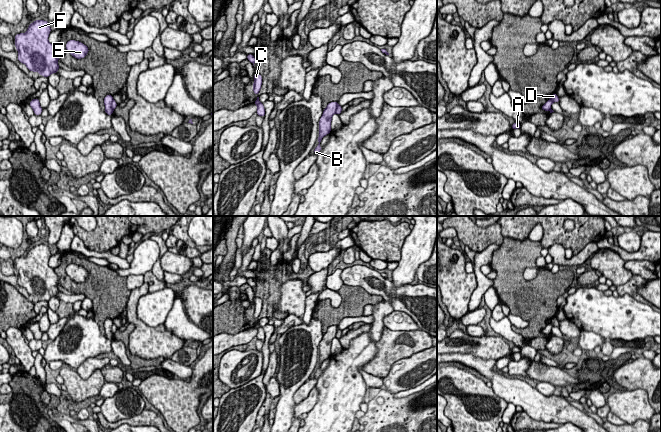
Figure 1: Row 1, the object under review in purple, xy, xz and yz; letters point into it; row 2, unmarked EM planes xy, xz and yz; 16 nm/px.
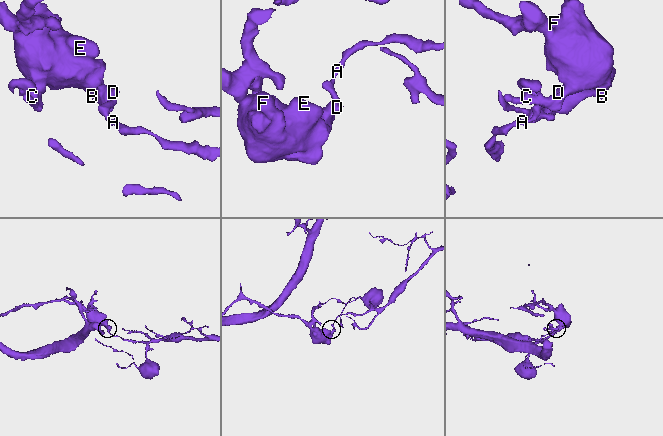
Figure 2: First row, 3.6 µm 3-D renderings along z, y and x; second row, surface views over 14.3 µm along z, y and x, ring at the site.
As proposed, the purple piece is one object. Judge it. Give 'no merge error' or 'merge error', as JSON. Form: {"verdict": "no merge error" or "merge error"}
{"verdict": "merge error"}

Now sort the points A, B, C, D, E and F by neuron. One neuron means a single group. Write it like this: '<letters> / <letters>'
A D / B C E F

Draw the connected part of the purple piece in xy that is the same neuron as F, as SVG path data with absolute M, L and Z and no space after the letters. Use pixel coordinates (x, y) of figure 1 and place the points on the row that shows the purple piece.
M35 20L25 33L15 35L17 59L29 71L38 72L43 77L58 73L59 53L48 40L51 27L45 20Z

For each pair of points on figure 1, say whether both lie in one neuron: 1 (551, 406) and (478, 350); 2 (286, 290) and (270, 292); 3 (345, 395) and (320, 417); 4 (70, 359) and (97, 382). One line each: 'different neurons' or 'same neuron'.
1: different neurons
2: different neurons
3: same neuron
4: different neurons

